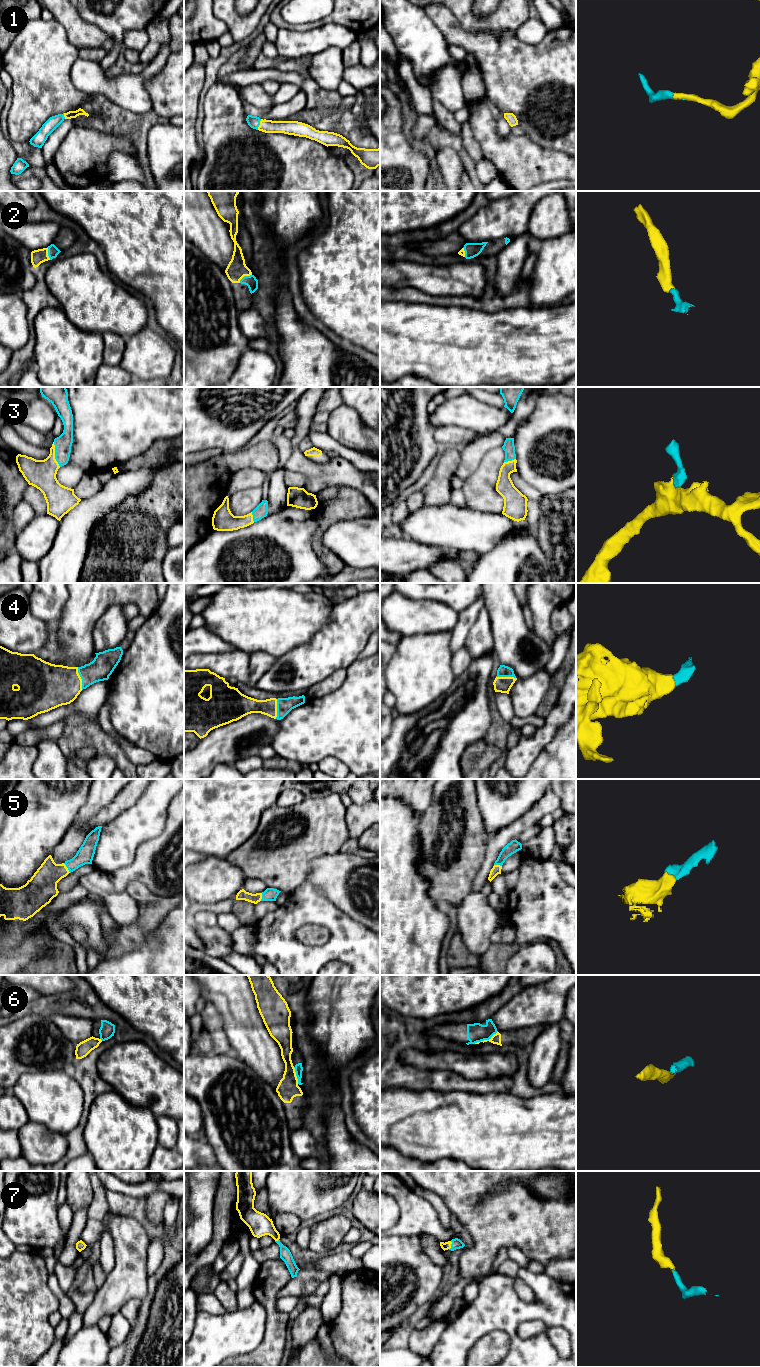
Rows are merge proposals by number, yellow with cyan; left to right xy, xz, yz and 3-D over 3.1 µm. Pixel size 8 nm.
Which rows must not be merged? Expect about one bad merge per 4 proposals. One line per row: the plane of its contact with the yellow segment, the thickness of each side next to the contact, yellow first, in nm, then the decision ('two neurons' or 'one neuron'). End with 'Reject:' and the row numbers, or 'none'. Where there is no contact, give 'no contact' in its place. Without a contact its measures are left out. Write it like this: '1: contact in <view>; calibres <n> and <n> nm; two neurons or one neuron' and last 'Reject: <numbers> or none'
1: contact in xz; calibres 110 and 100 nm; one neuron
2: contact in xz; calibres 160 and 90 nm; one neuron
3: contact in xy; calibres 220 and 140 nm; one neuron
4: contact in xy; calibres 360 and 180 nm; one neuron
5: contact in xy; calibres 240 and 140 nm; one neuron
6: contact in yz; calibres 80 and 150 nm; two neurons
7: contact in yz; calibres 60 and 80 nm; one neuron
Reject: 6

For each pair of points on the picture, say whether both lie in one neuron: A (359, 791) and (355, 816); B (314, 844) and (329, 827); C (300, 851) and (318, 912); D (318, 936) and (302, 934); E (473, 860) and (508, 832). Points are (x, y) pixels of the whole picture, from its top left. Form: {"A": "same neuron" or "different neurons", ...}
{"A": "same neuron", "B": "same neuron", "C": "different neurons", "D": "same neuron", "E": "different neurons"}

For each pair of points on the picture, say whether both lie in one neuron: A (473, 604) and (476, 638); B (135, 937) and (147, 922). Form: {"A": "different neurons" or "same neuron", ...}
{"A": "different neurons", "B": "same neuron"}

